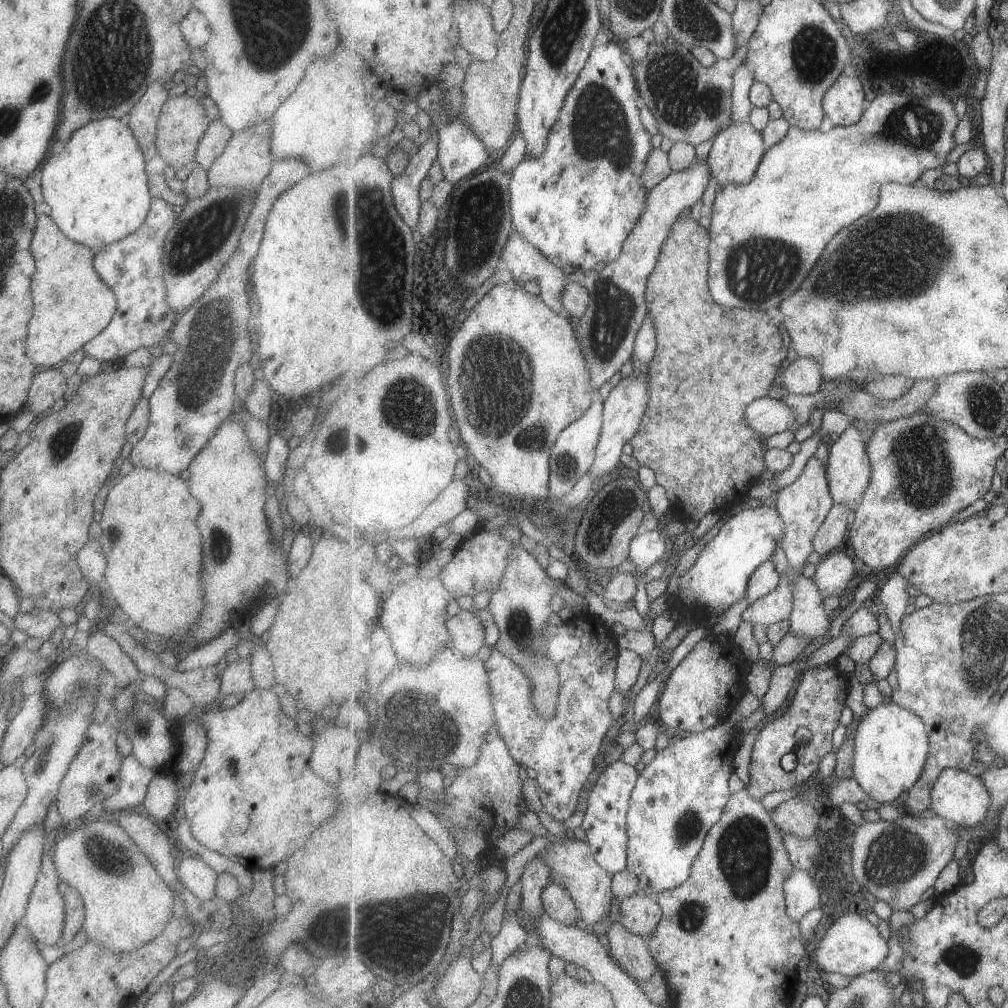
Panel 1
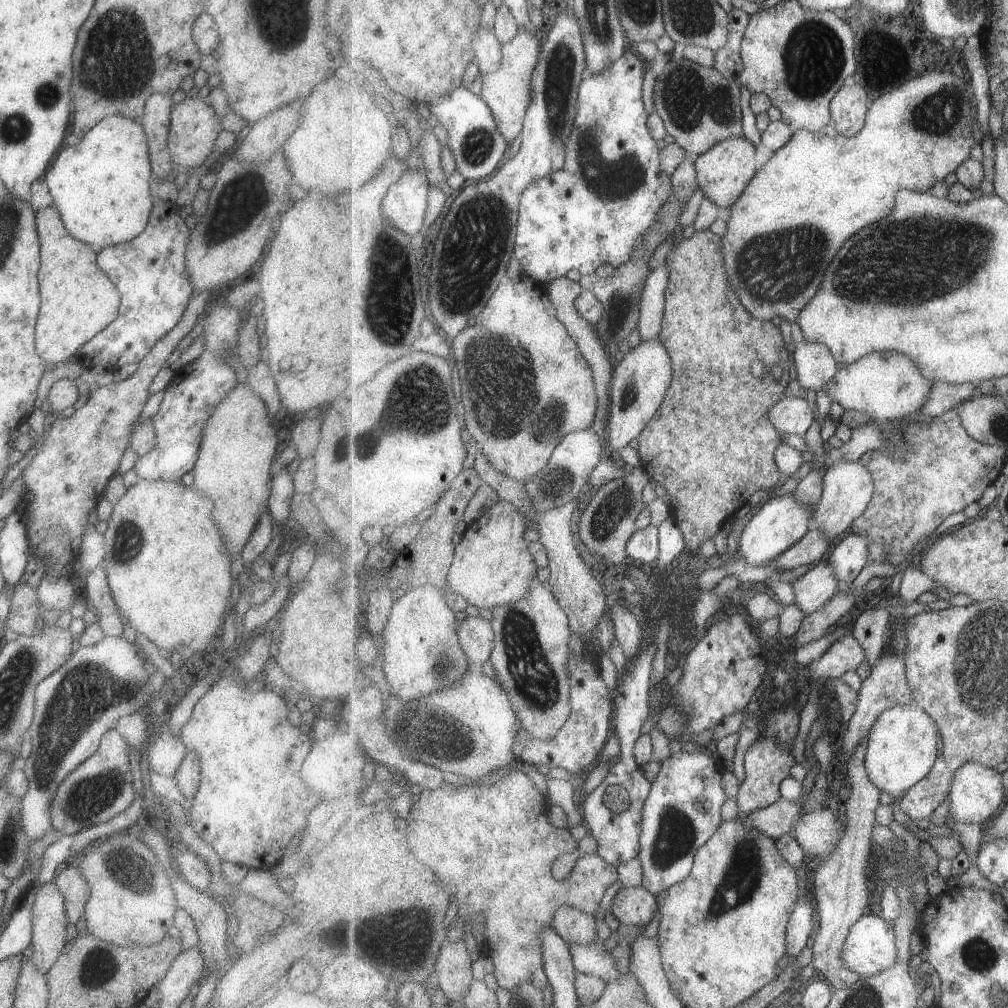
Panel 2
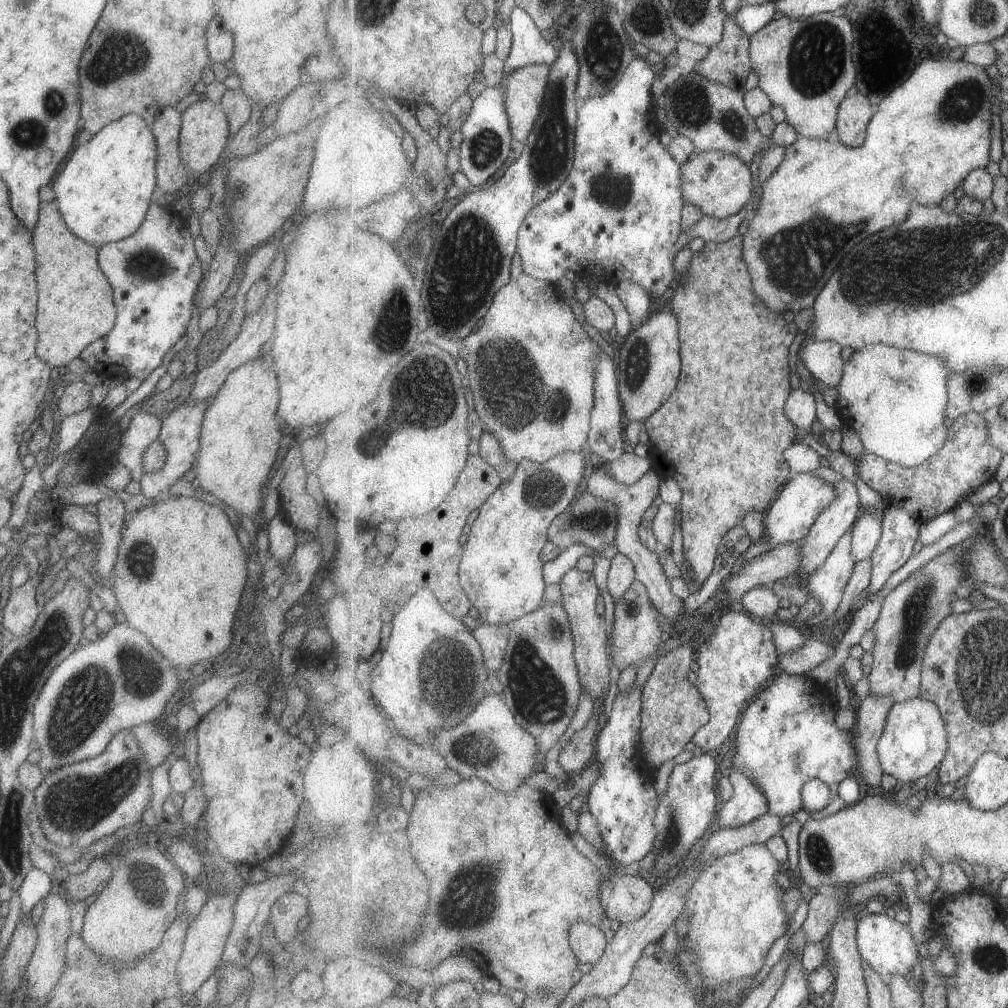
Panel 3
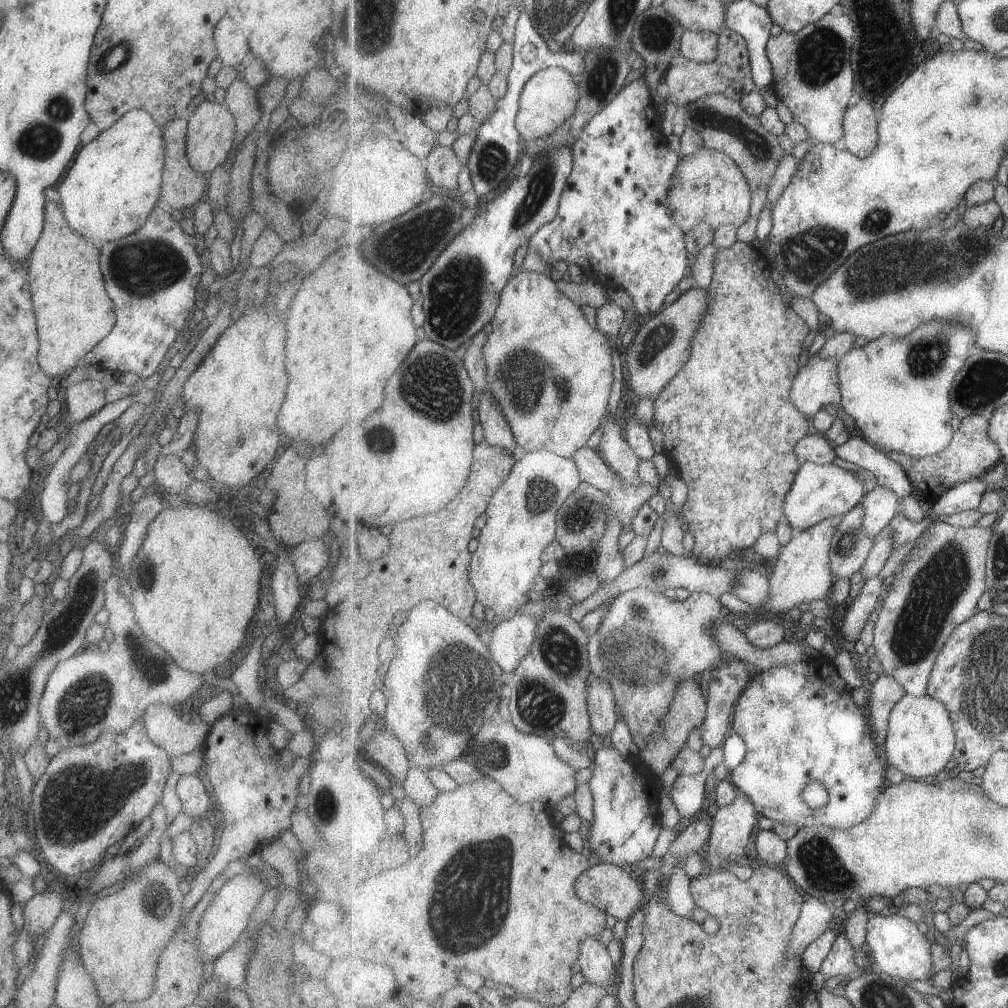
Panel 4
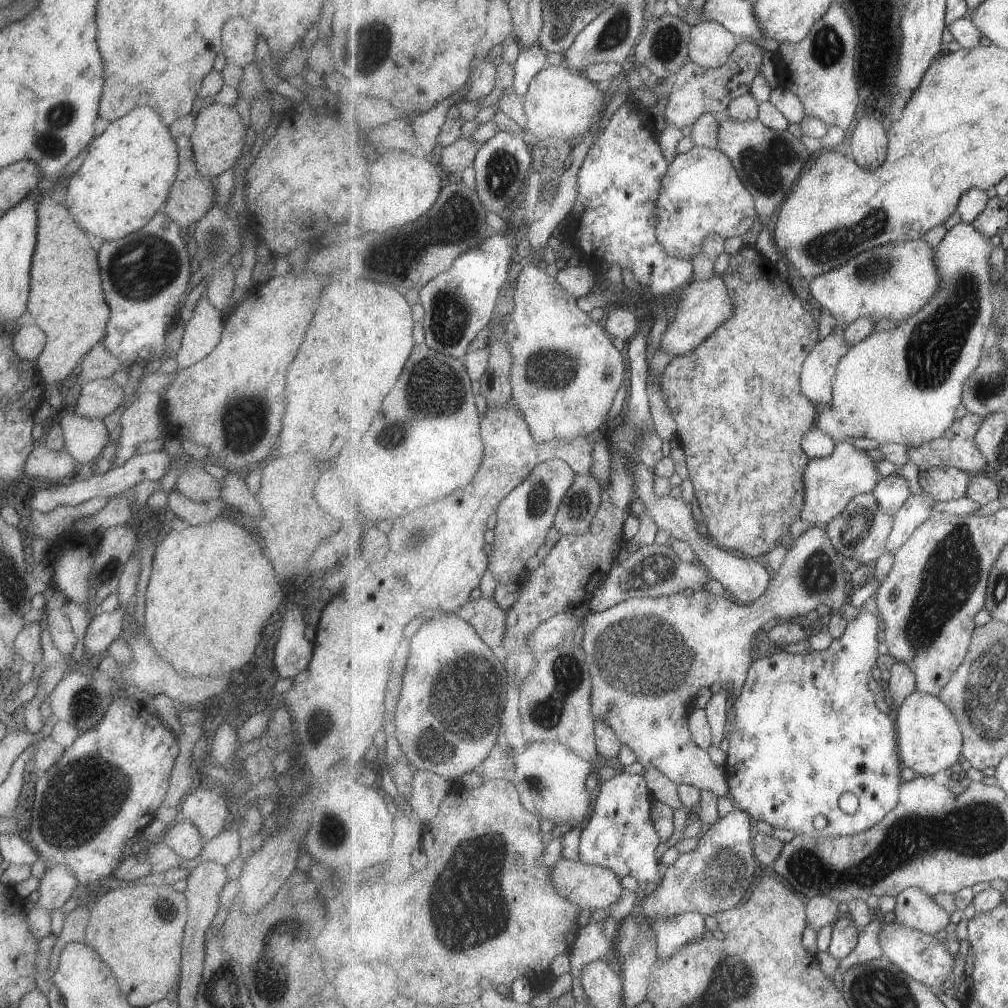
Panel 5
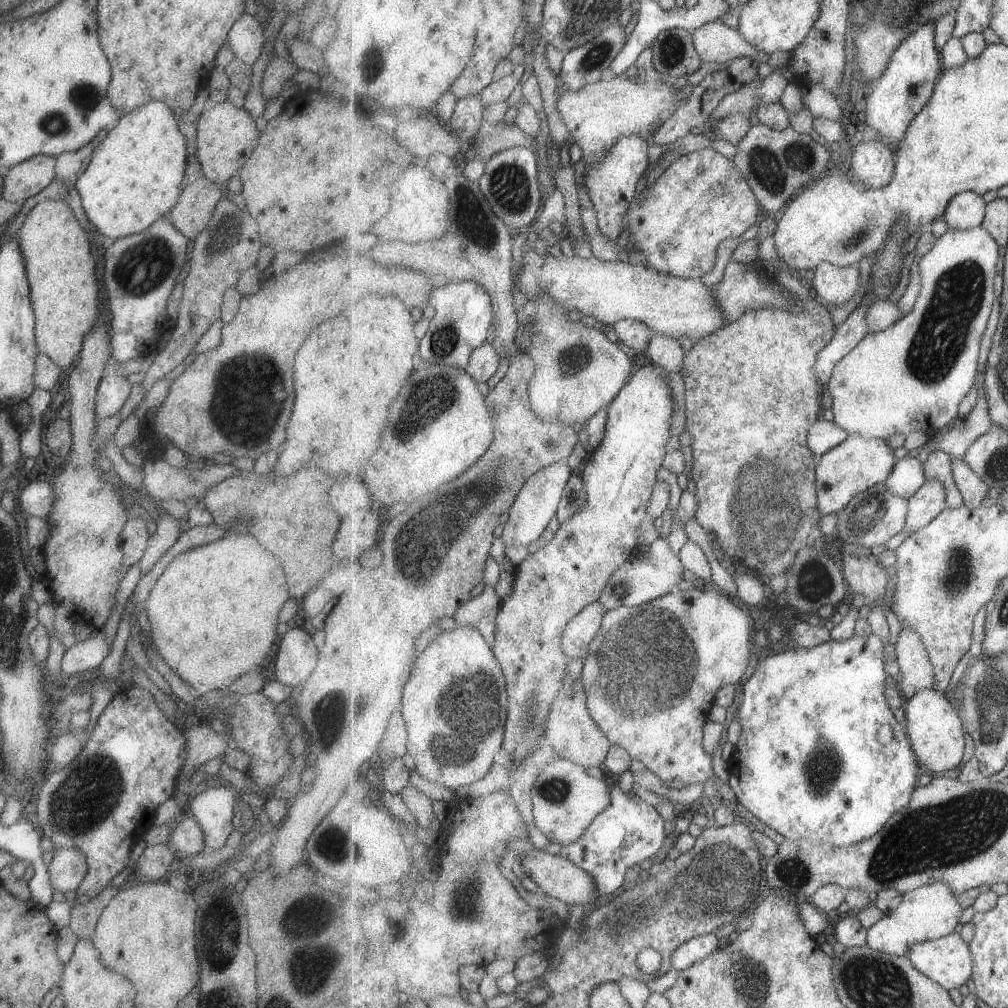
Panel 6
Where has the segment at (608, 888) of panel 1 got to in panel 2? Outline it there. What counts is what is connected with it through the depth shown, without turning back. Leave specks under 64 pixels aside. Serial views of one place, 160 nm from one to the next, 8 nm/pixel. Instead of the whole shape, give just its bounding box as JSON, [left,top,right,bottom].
[407,763,620,990]

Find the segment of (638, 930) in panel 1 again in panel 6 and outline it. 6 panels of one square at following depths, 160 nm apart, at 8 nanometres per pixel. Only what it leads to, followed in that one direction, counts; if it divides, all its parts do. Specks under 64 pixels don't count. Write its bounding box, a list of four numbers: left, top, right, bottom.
[522,849,598,909]

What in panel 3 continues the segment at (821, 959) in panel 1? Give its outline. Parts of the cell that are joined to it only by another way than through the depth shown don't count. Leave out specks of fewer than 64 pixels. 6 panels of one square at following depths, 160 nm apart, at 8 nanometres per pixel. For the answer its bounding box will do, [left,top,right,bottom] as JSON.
[858,908,919,976]

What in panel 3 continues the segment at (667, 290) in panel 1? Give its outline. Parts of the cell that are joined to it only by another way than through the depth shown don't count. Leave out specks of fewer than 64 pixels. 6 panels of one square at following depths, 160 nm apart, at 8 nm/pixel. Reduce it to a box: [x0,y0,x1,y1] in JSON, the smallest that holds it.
[641,235,801,769]

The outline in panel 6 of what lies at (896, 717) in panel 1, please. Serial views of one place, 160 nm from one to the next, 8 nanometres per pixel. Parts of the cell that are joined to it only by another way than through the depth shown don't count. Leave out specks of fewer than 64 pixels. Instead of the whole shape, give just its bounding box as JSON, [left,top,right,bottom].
[904,688,970,772]

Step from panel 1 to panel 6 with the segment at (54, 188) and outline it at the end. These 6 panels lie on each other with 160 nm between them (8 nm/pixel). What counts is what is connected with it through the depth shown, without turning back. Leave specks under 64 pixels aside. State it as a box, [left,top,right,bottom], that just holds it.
[74,101,186,242]

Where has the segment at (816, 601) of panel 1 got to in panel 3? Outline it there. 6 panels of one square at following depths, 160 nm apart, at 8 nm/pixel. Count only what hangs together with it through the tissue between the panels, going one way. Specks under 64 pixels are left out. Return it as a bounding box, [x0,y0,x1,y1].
[804,531,856,617]

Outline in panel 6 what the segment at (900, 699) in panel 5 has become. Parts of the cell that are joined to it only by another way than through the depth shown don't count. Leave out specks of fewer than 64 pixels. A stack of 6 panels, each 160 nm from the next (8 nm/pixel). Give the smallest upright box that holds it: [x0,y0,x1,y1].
[895,627,935,698]

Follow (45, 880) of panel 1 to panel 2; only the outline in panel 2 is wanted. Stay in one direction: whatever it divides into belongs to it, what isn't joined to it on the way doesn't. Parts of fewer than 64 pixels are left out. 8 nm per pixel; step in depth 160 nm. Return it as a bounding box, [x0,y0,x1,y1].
[27,882,68,975]

